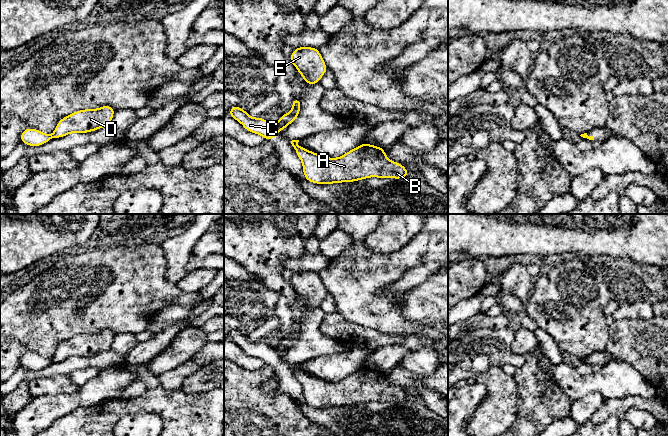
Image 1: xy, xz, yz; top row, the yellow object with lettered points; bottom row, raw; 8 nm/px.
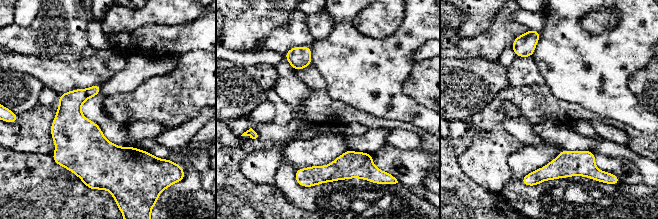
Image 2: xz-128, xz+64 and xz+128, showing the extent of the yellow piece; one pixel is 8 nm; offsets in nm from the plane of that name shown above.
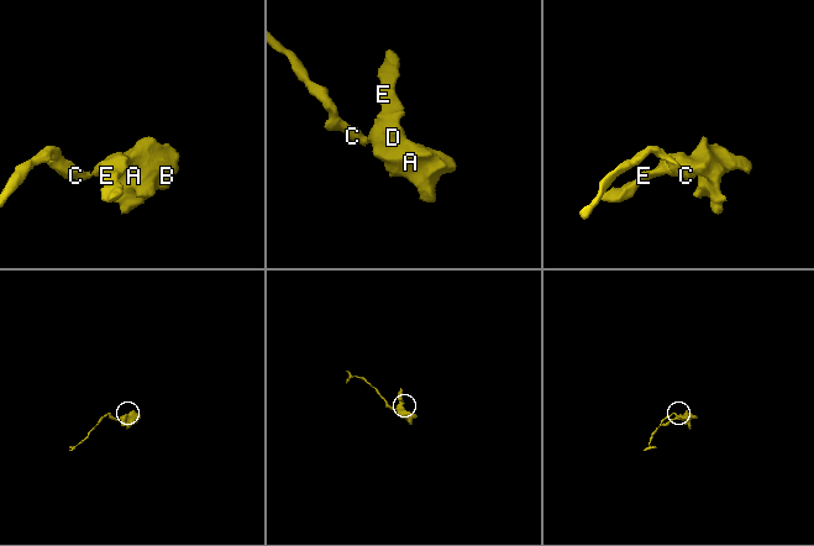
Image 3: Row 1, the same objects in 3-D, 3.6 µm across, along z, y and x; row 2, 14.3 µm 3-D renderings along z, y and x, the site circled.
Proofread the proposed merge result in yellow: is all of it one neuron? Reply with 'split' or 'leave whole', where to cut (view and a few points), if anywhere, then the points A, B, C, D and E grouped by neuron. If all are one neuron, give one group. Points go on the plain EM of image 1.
split; cut in xz along (275, 350), (277, 353); A B D E / C

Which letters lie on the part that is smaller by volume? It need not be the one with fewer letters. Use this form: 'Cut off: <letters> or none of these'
Cut off: C

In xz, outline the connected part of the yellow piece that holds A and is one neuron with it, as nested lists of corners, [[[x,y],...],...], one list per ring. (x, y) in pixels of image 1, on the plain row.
[[[292,364],[291,368],[303,388],[305,403],[315,408],[355,406],[369,401],[401,403],[410,399],[402,388],[389,384],[385,373],[379,370],[363,367],[339,382],[328,382],[300,371],[298,366],[299,364]]]

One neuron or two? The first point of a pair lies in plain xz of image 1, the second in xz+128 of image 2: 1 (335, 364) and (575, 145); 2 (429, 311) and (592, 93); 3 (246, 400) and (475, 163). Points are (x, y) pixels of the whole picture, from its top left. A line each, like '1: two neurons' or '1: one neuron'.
1: two neurons
2: two neurons
3: two neurons

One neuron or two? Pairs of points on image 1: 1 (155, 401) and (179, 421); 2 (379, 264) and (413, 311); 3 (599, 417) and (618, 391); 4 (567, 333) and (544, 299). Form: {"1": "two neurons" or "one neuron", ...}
{"1": "one neuron", "2": "two neurons", "3": "two neurons", "4": "one neuron"}

